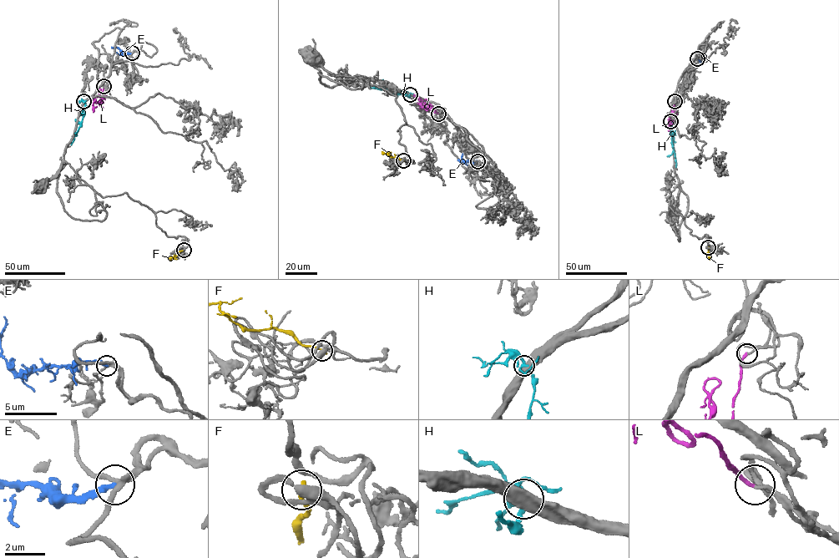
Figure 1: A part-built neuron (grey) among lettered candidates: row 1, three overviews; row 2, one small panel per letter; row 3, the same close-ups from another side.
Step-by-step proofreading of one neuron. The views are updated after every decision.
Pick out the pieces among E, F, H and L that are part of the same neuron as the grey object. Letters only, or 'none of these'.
L

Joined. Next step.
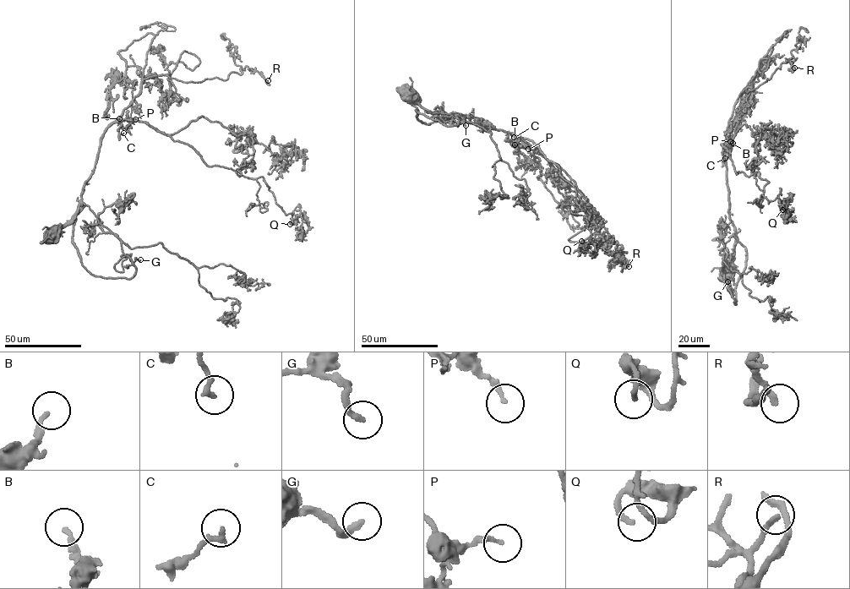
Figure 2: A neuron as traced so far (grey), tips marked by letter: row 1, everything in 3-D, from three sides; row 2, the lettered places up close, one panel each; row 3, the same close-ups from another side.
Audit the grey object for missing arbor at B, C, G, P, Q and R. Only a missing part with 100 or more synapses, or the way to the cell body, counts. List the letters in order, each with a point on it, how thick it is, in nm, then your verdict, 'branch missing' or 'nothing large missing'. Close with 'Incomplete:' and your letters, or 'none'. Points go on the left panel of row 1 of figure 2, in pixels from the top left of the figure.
B: at (119, 118); 150 nm thick; nothing large missing
C: at (123, 133); 200 nm thick; nothing large missing
G: at (140, 259); 240 nm thick; branch missing
P: at (135, 119); 160 nm thick; nothing large missing
Q: at (290, 224); 190 nm thick; branch missing
R: at (268, 80); 190 nm thick; branch missing
Incomplete: G, Q, R

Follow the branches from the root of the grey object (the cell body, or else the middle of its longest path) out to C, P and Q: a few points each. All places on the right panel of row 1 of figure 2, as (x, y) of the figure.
C: (728, 272), (736, 240), (728, 213), (725, 134), (737, 99), (773, 45), (741, 96), (722, 160), (725, 158)
P: (728, 272), (736, 240), (728, 213), (725, 134), (737, 99), (773, 45), (741, 96), (730, 141)
Q: (728, 272), (736, 240), (721, 144), (736, 174), (769, 182), (763, 194), (782, 209)

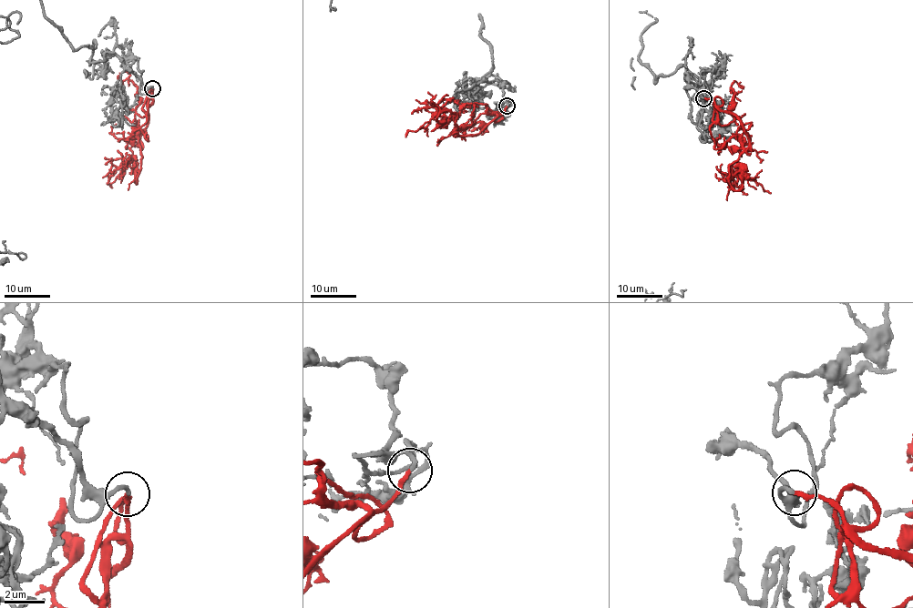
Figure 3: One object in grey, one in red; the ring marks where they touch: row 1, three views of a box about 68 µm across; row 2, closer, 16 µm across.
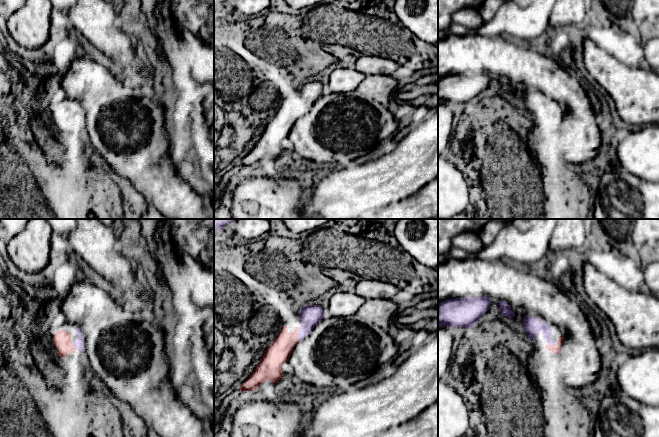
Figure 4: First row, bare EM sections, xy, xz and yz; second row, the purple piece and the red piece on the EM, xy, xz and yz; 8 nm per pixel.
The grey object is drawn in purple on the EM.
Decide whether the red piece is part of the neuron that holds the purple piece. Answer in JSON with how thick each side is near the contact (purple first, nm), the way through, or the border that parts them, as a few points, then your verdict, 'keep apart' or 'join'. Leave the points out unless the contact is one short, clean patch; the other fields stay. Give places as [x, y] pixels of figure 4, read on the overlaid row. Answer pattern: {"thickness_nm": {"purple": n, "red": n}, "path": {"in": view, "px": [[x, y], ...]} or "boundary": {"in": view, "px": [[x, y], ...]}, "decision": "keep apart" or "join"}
{"thickness_nm": {"purple": 160, "red": 190}, "path": {"in": "xz", "px": [[310, 316], [309, 322], [298, 333], [278, 352]]}, "decision": "join"}

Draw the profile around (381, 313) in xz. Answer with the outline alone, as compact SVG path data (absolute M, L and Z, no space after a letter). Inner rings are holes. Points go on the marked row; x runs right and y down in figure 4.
M366 300L356 312L355 317L366 324L388 330L398 313L398 306L392 300Z

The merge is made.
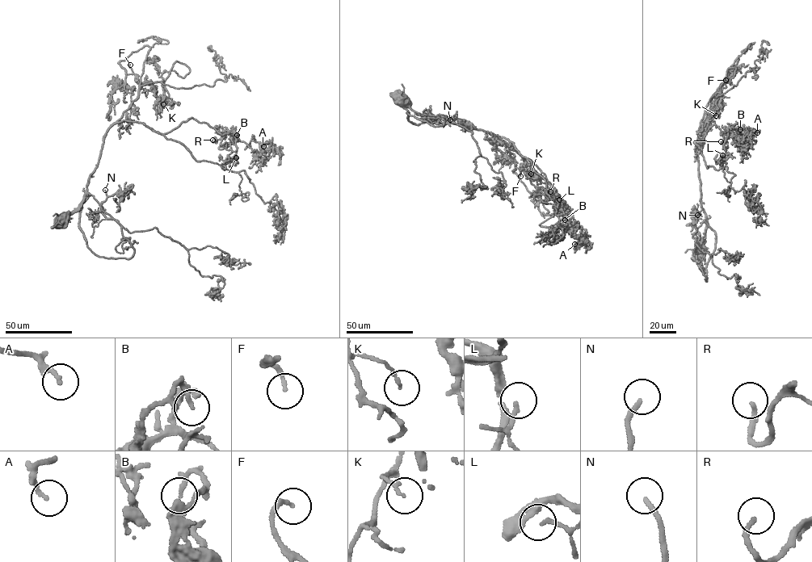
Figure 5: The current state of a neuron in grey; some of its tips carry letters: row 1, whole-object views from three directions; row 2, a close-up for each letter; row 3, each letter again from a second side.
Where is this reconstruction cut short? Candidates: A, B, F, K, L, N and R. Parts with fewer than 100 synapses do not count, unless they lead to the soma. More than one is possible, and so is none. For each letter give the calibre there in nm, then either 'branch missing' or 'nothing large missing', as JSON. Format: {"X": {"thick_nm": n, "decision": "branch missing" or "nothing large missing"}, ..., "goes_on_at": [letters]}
{"A": {"thick_nm": 150, "decision": "nothing large missing"}, "B": {"thick_nm": 180, "decision": "nothing large missing"}, "F": {"thick_nm": 170, "decision": "branch missing"}, "K": {"thick_nm": 140, "decision": "nothing large missing"}, "L": {"thick_nm": 140, "decision": "nothing large missing"}, "N": {"thick_nm": 170, "decision": "branch missing"}, "R": {"thick_nm": 190, "decision": "nothing large missing"}, "goes_on_at": ["F", "N"]}

